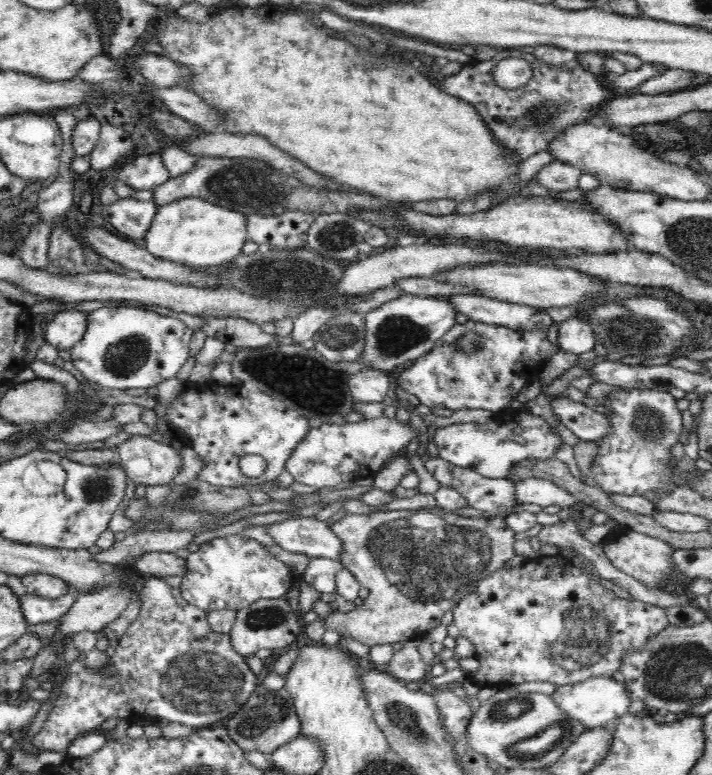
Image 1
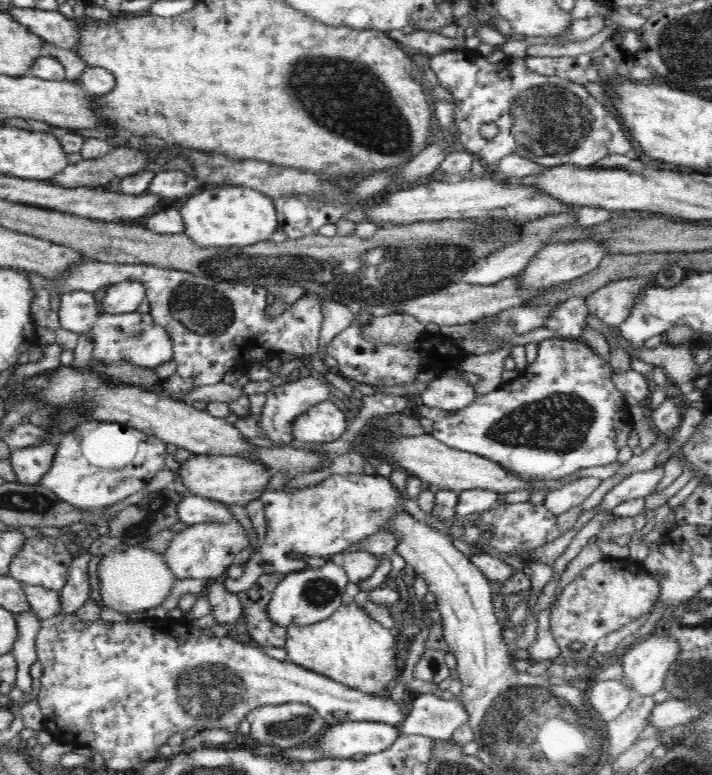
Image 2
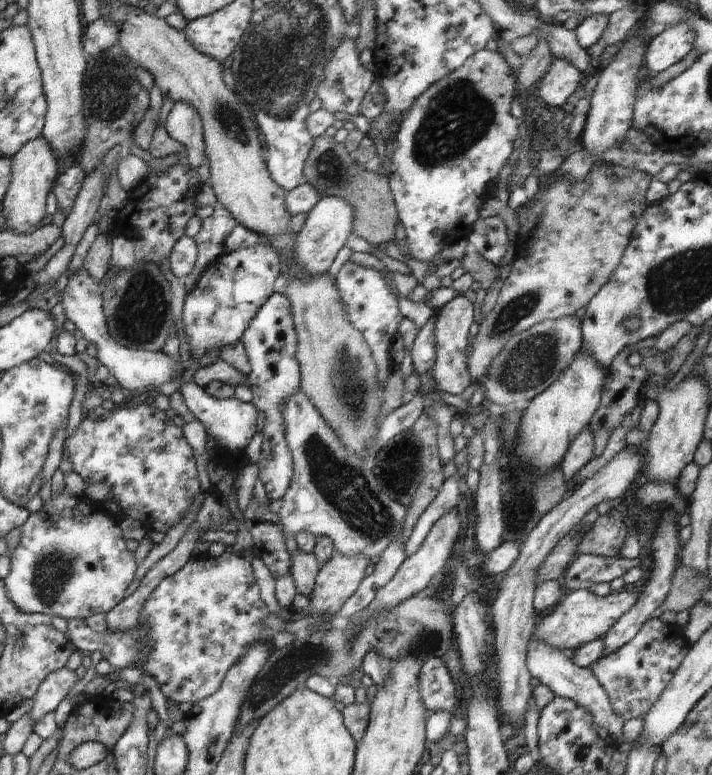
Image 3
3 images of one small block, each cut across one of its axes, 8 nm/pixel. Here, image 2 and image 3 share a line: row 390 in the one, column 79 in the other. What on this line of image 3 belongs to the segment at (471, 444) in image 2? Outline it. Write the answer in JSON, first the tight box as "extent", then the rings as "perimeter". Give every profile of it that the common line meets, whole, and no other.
{"extent":[3,488,137,621],"perimeter":[[[65,488],[60,495],[52,493],[51,498],[43,502],[43,508],[30,513],[23,522],[18,546],[13,551],[8,550],[10,571],[3,581],[11,601],[21,611],[61,616],[67,621],[84,621],[98,612],[110,612],[130,592],[137,567],[134,553],[126,547],[118,523],[119,519],[106,513],[102,502],[93,501],[85,490],[74,494]]]}

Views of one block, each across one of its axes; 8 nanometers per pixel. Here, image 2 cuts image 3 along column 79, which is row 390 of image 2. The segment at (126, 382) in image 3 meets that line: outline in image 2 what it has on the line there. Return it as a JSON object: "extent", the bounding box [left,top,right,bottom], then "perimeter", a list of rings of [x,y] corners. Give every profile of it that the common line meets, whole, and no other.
{"extent":[259,372,330,444],"perimeter":[[[305,372],[296,381],[288,382],[280,386],[272,386],[266,393],[266,402],[259,419],[259,426],[263,437],[272,440],[272,442],[290,444],[294,440],[294,435],[292,435],[294,418],[304,414],[311,406],[319,402],[328,401],[329,396],[330,388],[327,383]]]}

